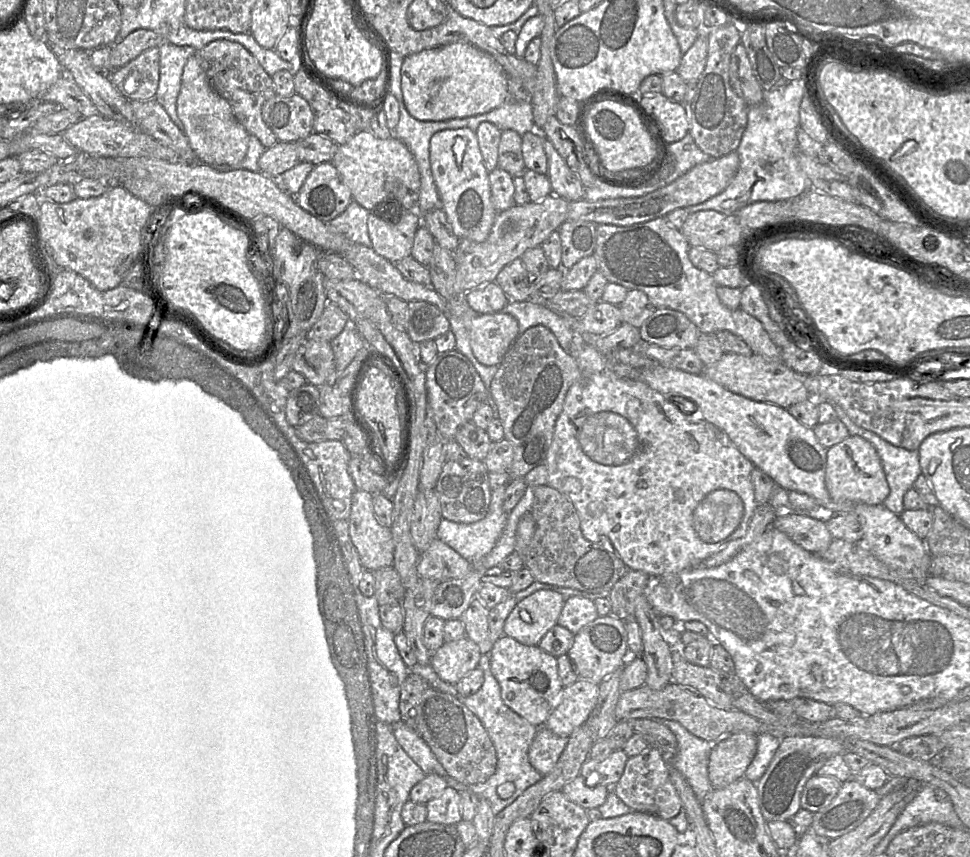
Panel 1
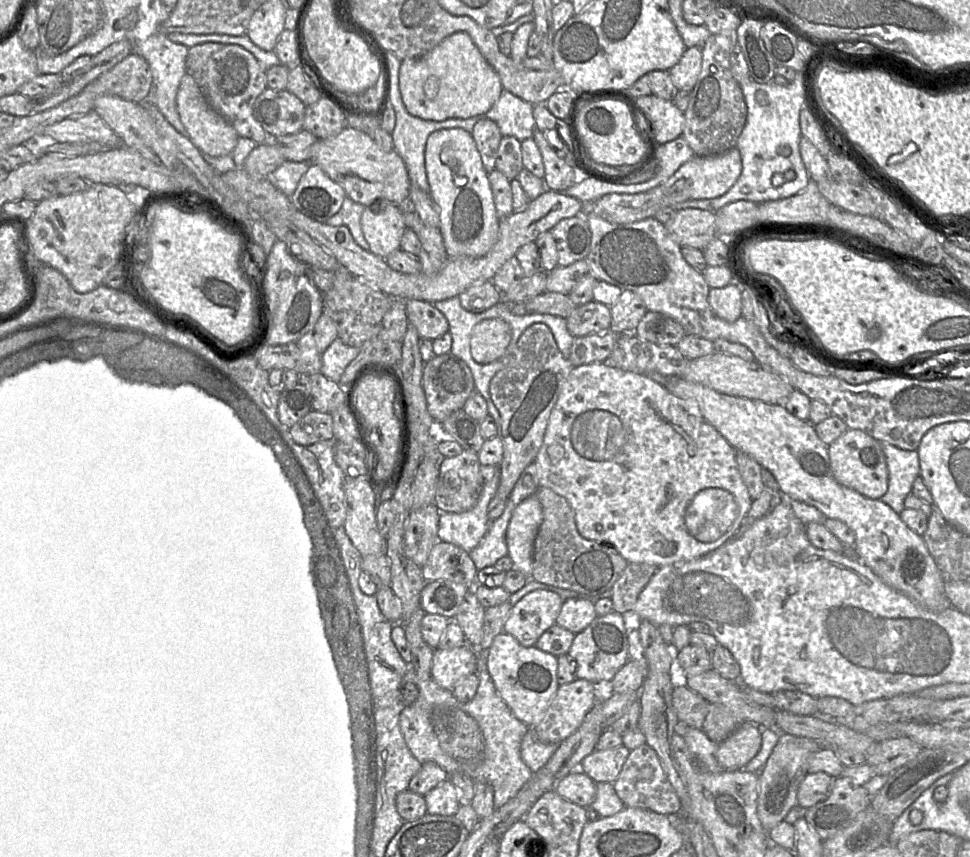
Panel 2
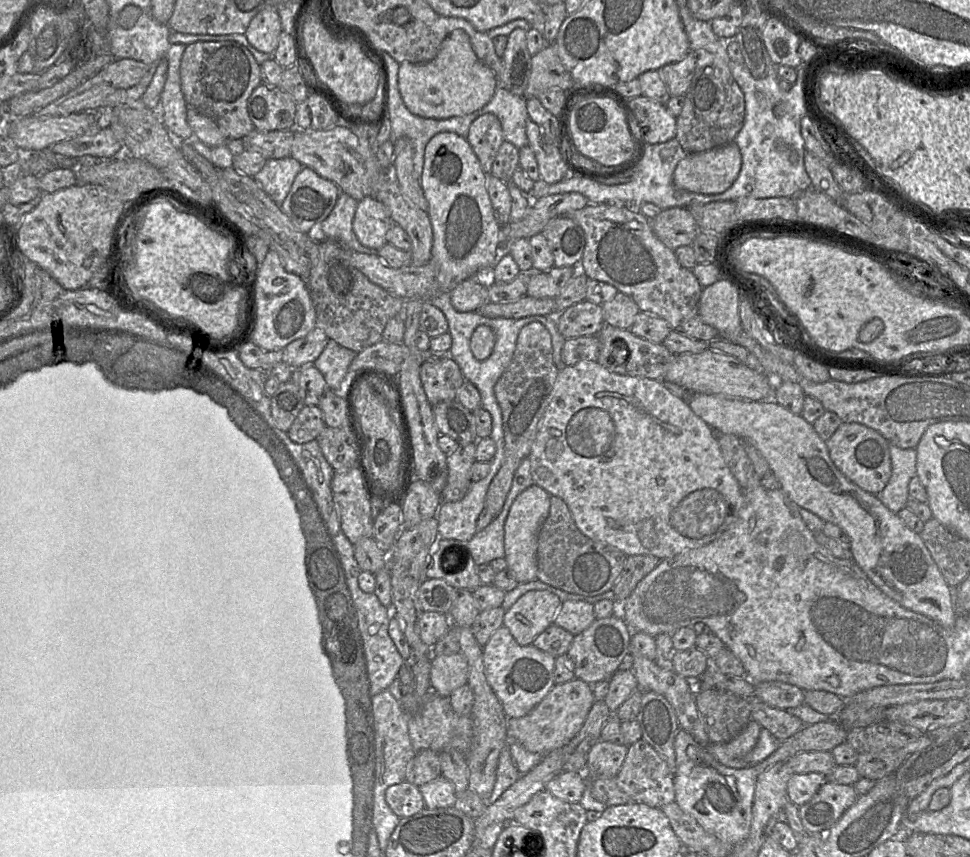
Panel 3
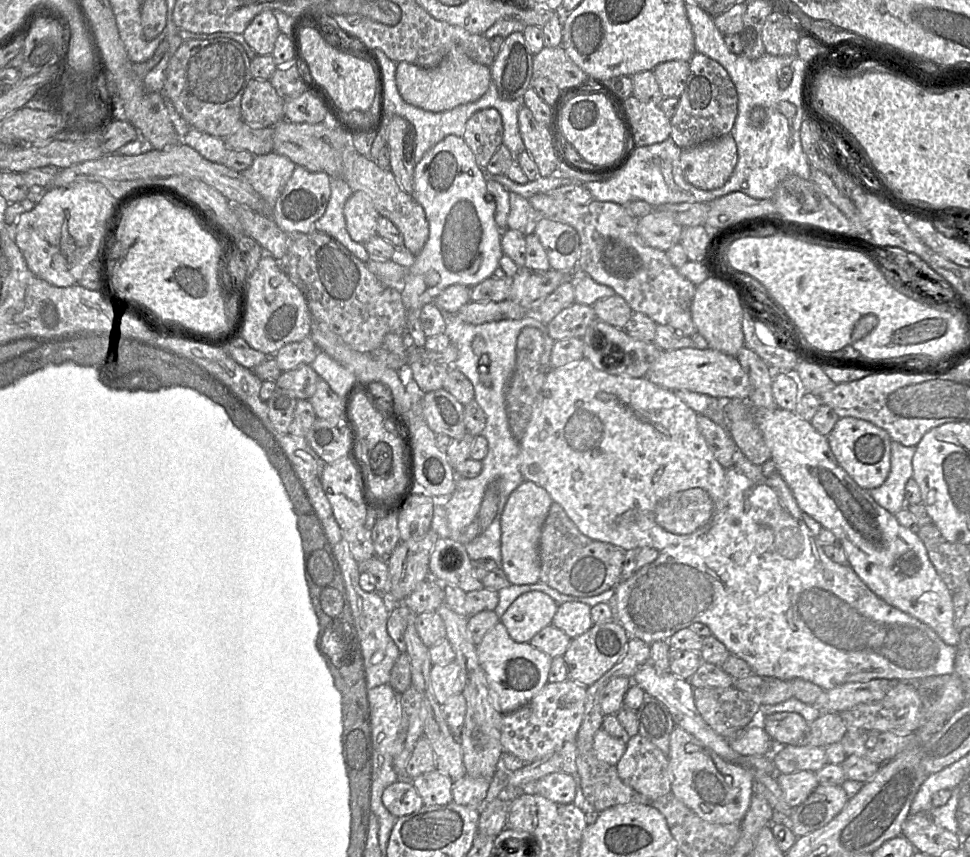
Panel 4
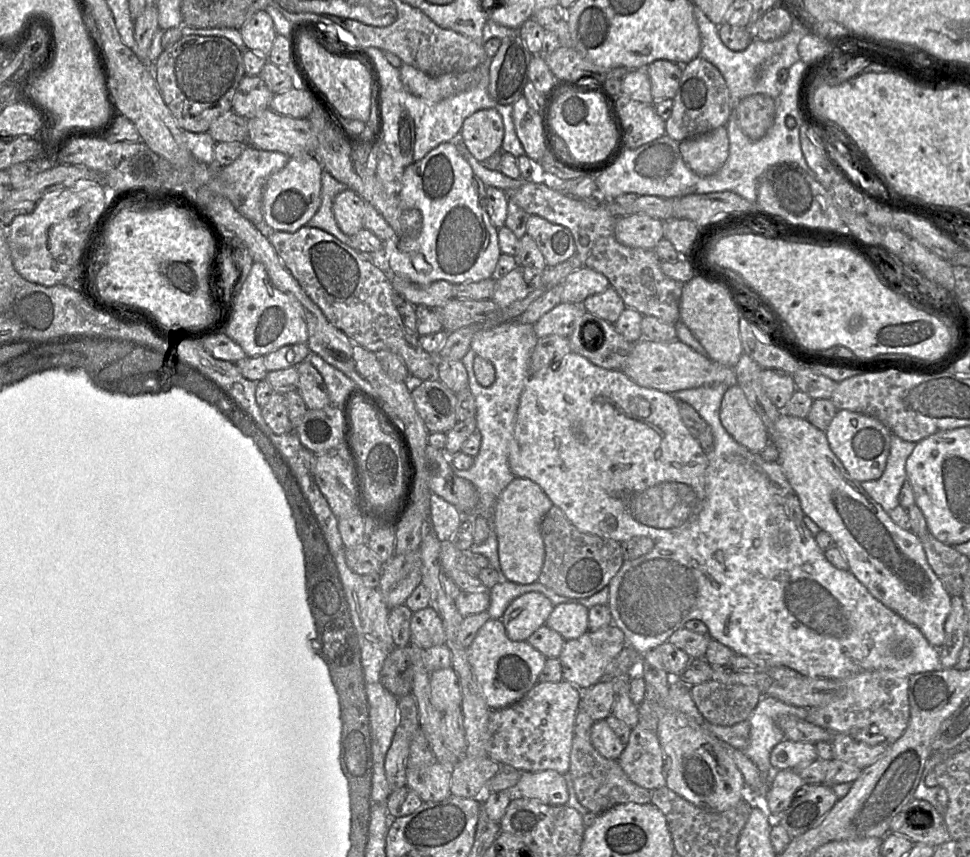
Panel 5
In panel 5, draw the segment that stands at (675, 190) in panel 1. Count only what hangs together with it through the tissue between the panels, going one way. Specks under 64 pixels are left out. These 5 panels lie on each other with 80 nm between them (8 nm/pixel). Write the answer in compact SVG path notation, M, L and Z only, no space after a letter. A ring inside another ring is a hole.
M725 125L679 142L685 164L698 176L716 173L729 156L729 138Z

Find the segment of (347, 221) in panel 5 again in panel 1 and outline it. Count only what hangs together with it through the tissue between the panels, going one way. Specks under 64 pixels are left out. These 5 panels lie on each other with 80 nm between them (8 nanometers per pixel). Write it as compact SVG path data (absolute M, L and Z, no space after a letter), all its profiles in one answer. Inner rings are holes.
M387 199L376 206L367 219L373 250L386 260L397 261L411 256L414 236L422 225L417 211L407 211L395 200Z

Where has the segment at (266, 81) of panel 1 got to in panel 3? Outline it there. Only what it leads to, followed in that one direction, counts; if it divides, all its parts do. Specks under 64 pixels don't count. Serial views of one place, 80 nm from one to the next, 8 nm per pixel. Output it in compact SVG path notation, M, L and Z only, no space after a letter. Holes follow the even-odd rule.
M197 41L186 45L180 62L180 79L187 106L212 119L227 139L242 139L256 130L247 102L254 89L262 83L261 68L246 47L235 41Z

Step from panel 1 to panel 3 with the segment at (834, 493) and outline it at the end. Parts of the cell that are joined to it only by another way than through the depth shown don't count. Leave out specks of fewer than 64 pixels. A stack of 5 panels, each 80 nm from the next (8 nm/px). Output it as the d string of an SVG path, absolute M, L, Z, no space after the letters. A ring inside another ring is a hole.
M842 423L826 445L831 460L848 480L873 495L885 488L892 473L890 443L879 432L859 423Z

